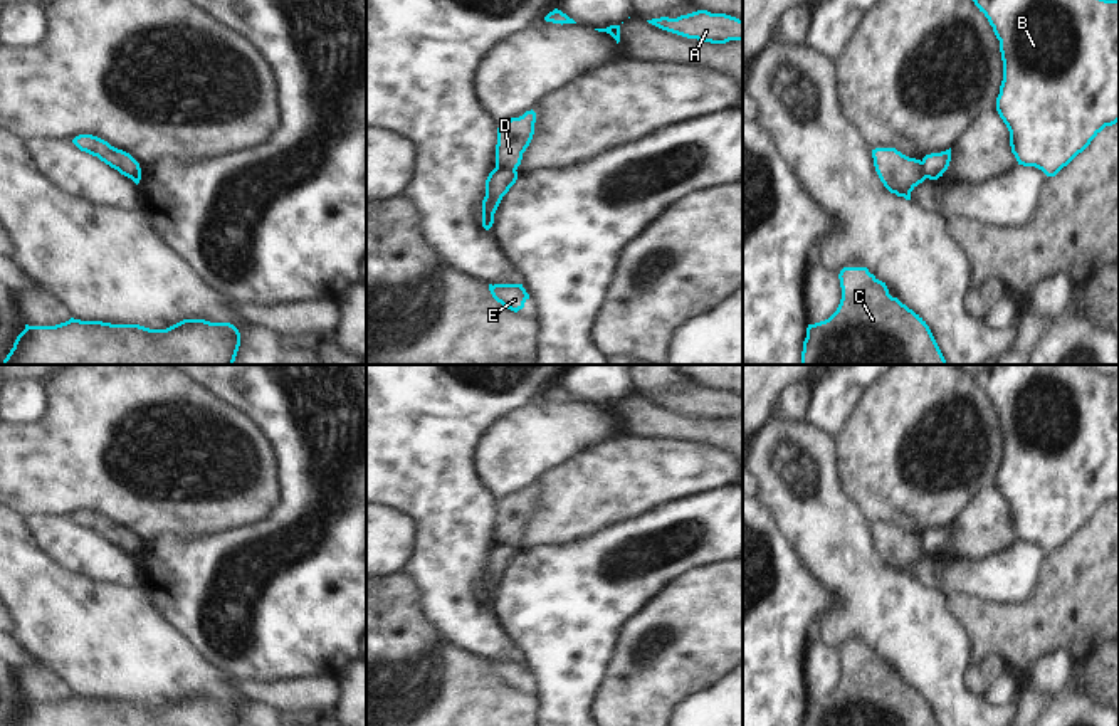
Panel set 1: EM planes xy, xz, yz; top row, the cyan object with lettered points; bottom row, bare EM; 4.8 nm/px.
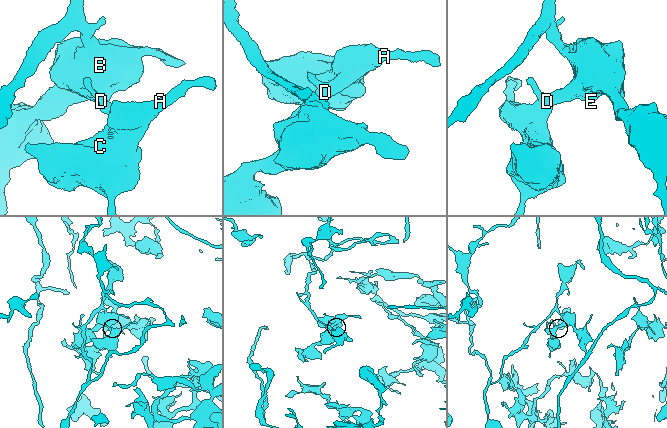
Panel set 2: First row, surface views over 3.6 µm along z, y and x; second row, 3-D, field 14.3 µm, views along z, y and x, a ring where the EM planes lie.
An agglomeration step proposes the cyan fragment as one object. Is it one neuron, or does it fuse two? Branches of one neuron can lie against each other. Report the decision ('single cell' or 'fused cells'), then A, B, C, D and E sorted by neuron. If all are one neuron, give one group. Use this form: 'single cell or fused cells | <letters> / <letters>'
fused cells | A C D / B E

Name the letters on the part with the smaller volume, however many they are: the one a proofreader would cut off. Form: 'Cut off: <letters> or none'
Cut off: A, C, D

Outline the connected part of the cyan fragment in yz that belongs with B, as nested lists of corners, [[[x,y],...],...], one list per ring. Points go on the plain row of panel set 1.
[[[958,365],[985,390],[996,415],[1003,437],[1003,457],[996,474],[996,487],[1010,508],[1010,523],[1018,541],[1035,543],[1055,553],[1106,504],[1119,497],[1119,376],[1106,376],[1084,365]]]

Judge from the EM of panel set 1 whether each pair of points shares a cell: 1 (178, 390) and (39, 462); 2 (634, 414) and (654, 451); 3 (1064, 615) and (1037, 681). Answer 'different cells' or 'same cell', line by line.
1: same cell
2: different cells
3: different cells

